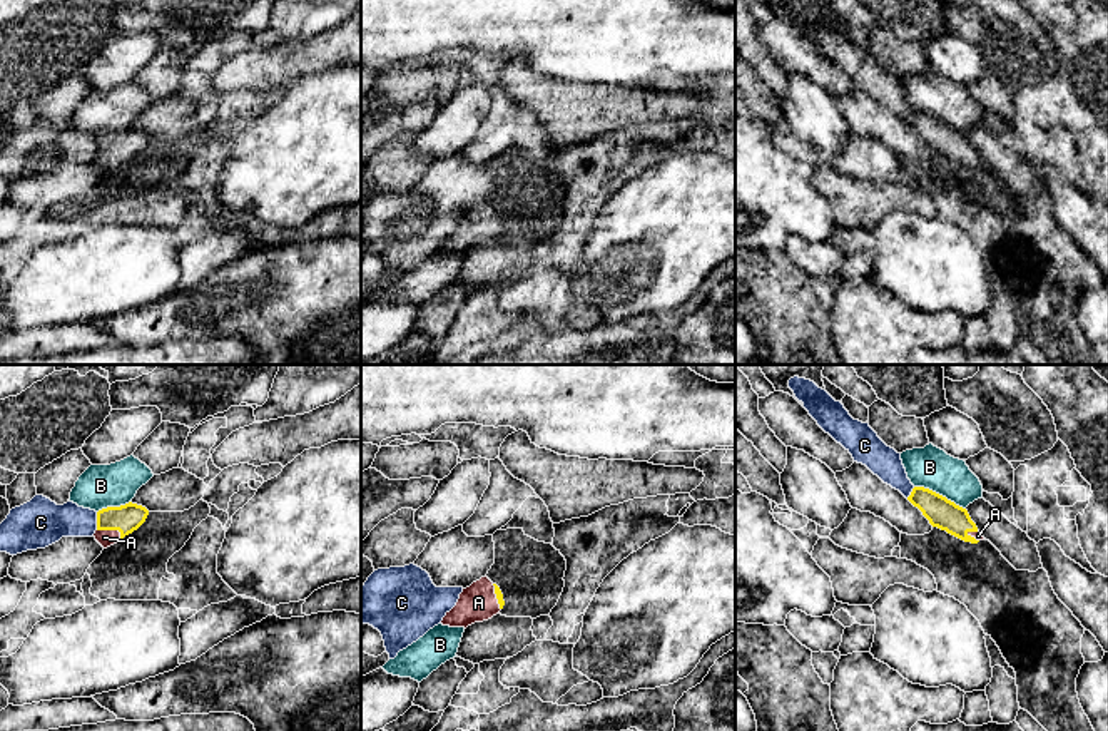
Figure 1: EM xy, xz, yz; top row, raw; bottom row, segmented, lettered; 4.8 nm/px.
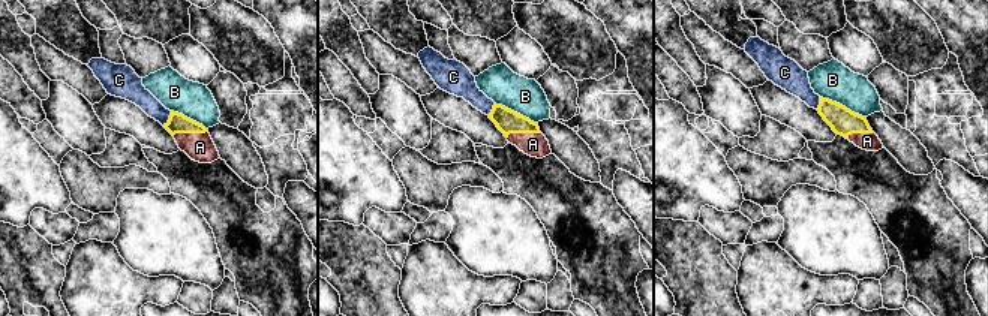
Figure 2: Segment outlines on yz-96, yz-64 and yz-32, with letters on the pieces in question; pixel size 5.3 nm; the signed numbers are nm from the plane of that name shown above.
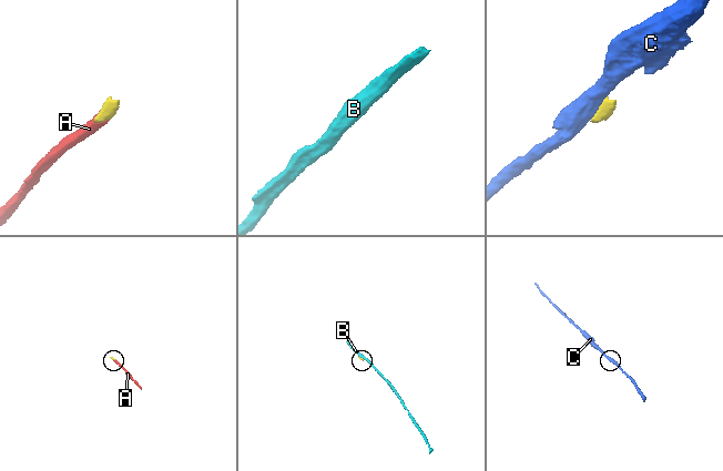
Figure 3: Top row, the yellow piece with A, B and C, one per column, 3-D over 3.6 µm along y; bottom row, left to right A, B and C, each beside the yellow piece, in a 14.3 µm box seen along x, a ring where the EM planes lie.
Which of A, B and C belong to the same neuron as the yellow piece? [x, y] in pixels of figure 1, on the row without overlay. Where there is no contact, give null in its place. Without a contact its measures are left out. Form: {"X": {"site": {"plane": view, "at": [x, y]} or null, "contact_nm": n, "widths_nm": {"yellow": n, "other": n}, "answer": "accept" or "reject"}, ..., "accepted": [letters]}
{"A": {"site": {"plane": "xy", "at": [111, 154]}, "contact_nm": 130, "widths_nm": {"yellow": 140, "other": 80}, "answer": "accept"}, "B": {"site": {"plane": "yz", "at": [938, 119]}, "contact_nm": 280, "widths_nm": {"yellow": 140, "other": 200}, "answer": "reject"}, "C": {"site": {"plane": "xy", "at": [97, 146]}, "contact_nm": 90, "widths_nm": {"yellow": 140, "other": 200}, "answer": "reject"}, "accepted": ["A"]}

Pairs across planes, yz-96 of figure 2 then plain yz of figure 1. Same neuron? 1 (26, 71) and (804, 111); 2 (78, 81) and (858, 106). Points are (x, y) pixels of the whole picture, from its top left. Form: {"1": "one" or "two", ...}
{"1": "two", "2": "two"}

